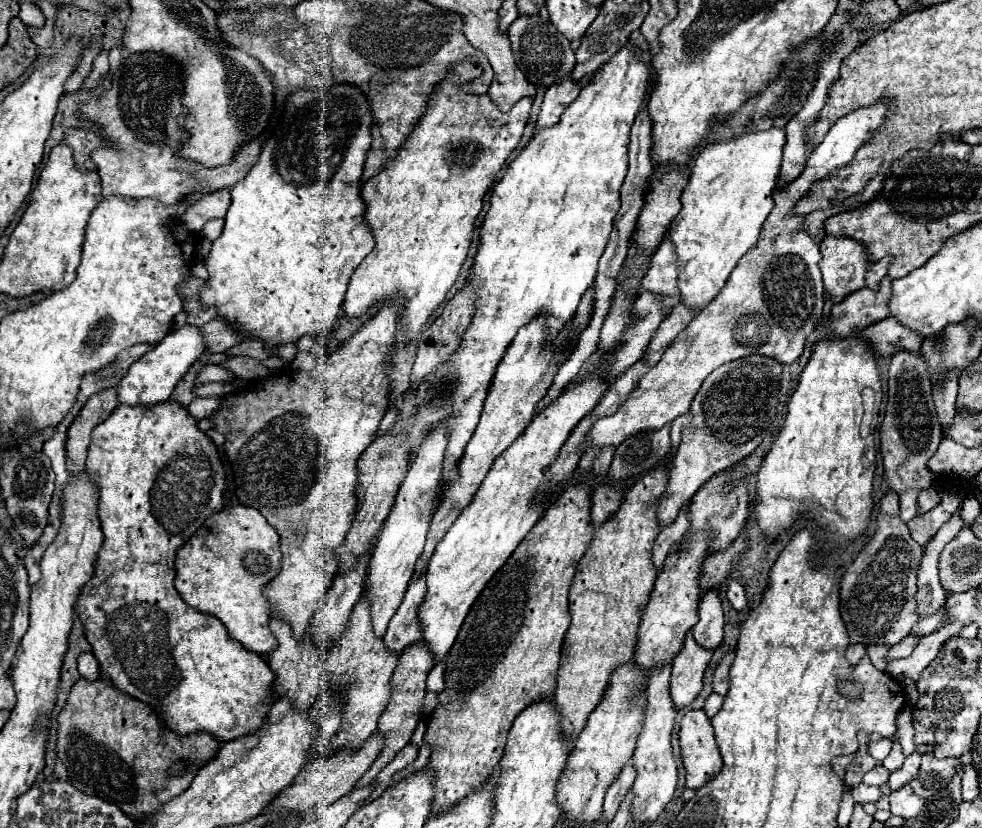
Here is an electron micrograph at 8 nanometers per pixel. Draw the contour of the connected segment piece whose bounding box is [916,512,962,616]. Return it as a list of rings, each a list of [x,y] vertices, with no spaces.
[[[956,512],[952,520],[948,520],[948,524],[944,524],[938,530],[938,534],[926,544],[926,552],[918,574],[918,592],[916,592],[920,616],[934,614],[946,602],[946,592],[938,580],[938,558],[942,548],[958,534],[960,528],[962,528],[962,520],[960,520],[960,512]]]

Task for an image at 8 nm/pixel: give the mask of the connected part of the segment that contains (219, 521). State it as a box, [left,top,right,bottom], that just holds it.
[176,506,280,656]

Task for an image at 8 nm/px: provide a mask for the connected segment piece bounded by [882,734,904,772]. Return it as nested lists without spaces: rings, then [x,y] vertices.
[[[895,734],[896,740],[892,744],[892,749],[890,750],[890,754],[884,758],[884,762],[882,762],[882,766],[886,768],[886,770],[890,770],[890,772],[894,772],[894,770],[898,770],[900,766],[902,766],[902,762],[904,762],[904,754],[902,754],[902,748]]]

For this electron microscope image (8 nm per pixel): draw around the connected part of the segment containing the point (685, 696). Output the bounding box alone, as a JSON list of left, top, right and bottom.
[670,630,712,710]

